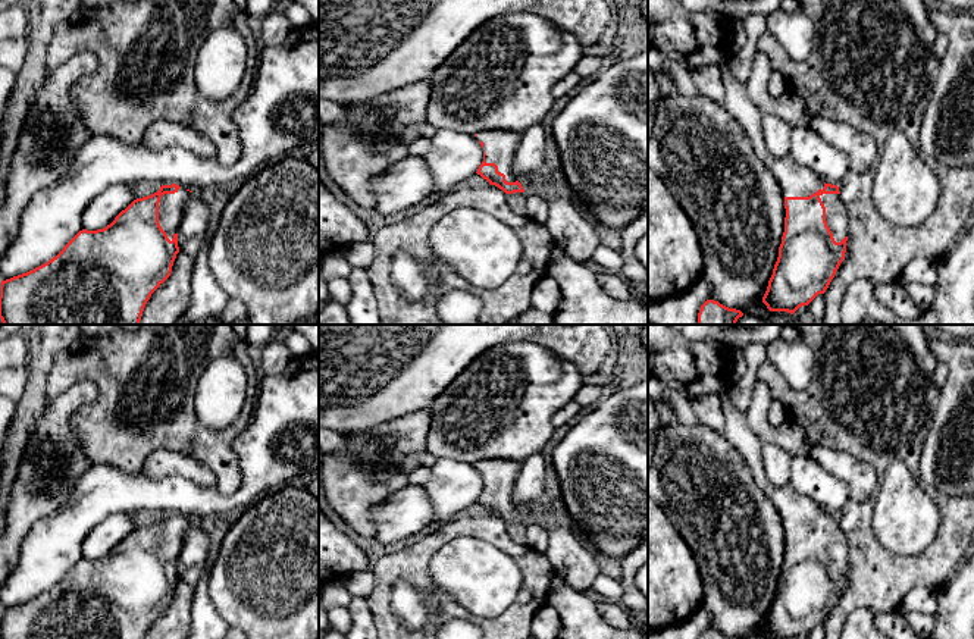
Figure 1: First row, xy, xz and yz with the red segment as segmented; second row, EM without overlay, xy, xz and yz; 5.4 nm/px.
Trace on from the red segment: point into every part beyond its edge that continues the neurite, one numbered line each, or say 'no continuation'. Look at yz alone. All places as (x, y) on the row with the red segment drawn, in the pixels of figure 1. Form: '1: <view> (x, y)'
1: yz (836, 213)

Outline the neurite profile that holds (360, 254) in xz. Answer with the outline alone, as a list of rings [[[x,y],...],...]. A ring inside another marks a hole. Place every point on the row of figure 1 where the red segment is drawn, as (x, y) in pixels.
[[[372,239],[345,245],[341,251],[350,266],[357,269],[367,269],[375,257],[375,245]]]

